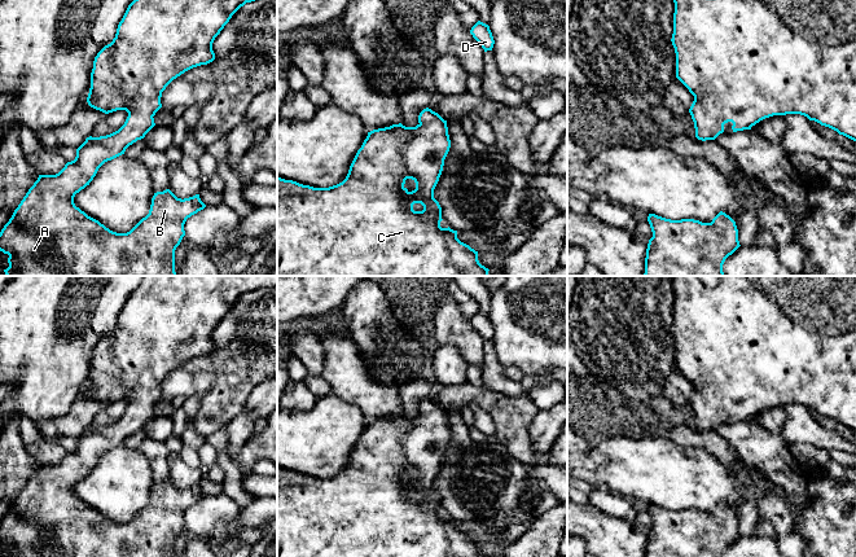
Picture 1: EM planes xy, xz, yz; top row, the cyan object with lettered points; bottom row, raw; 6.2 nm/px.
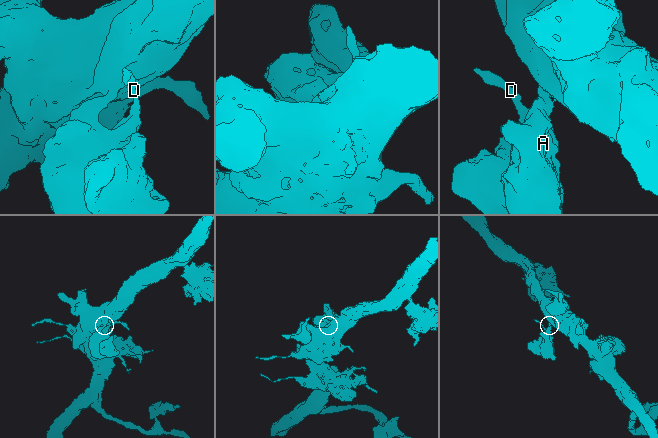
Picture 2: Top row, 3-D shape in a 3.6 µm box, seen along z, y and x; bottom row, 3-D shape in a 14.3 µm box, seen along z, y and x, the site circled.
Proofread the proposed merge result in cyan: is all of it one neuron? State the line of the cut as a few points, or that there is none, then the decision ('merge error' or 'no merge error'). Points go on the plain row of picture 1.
no cut | no merge error

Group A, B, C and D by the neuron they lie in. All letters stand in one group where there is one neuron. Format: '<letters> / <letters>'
A B C D

